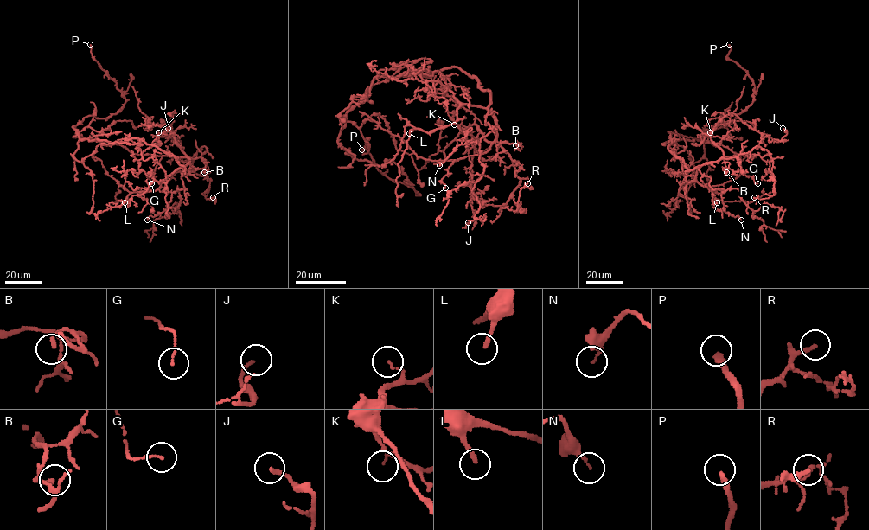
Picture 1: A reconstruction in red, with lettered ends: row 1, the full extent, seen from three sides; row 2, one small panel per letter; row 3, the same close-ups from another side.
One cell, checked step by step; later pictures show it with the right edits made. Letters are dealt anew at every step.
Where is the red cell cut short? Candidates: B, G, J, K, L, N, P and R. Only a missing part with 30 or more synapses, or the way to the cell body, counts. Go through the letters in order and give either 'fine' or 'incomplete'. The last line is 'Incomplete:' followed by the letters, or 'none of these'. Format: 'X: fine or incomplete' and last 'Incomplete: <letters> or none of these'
B: fine
G: fine
J: fine
K: fine
L: incomplete
N: fine
P: incomplete
R: fine
Incomplete: L, P

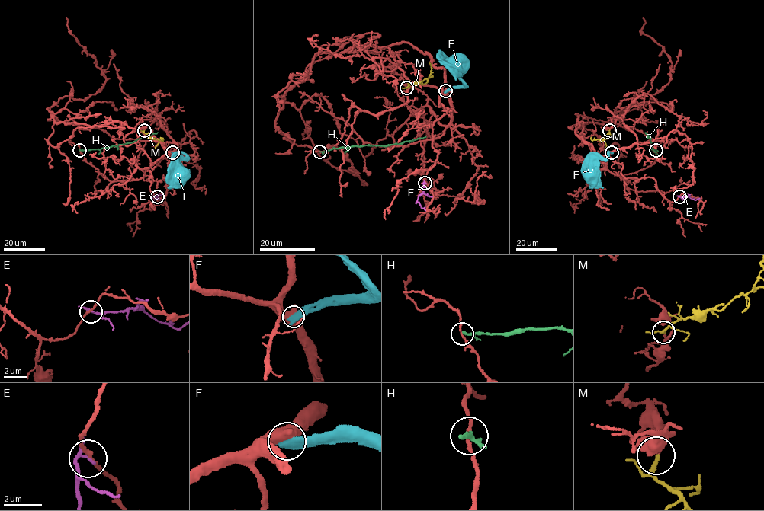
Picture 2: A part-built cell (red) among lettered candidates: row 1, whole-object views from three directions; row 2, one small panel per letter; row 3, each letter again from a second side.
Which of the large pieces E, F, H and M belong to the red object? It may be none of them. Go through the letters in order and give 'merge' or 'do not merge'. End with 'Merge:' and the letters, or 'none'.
E: do not merge
F: do not merge
H: do not merge
M: merge
Merge: M

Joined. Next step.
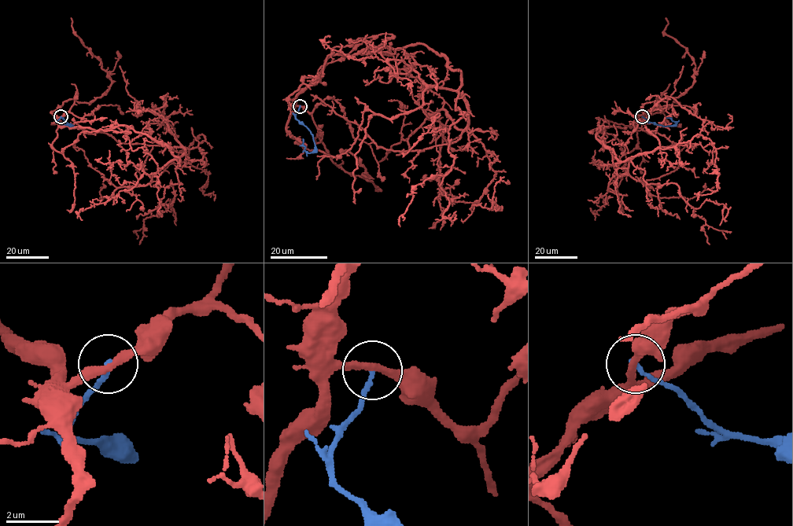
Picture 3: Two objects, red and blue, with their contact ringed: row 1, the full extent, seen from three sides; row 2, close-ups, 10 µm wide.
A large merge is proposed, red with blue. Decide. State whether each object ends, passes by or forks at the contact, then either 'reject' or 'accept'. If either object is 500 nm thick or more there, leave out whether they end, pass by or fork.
red passes by; blue ends; reject

